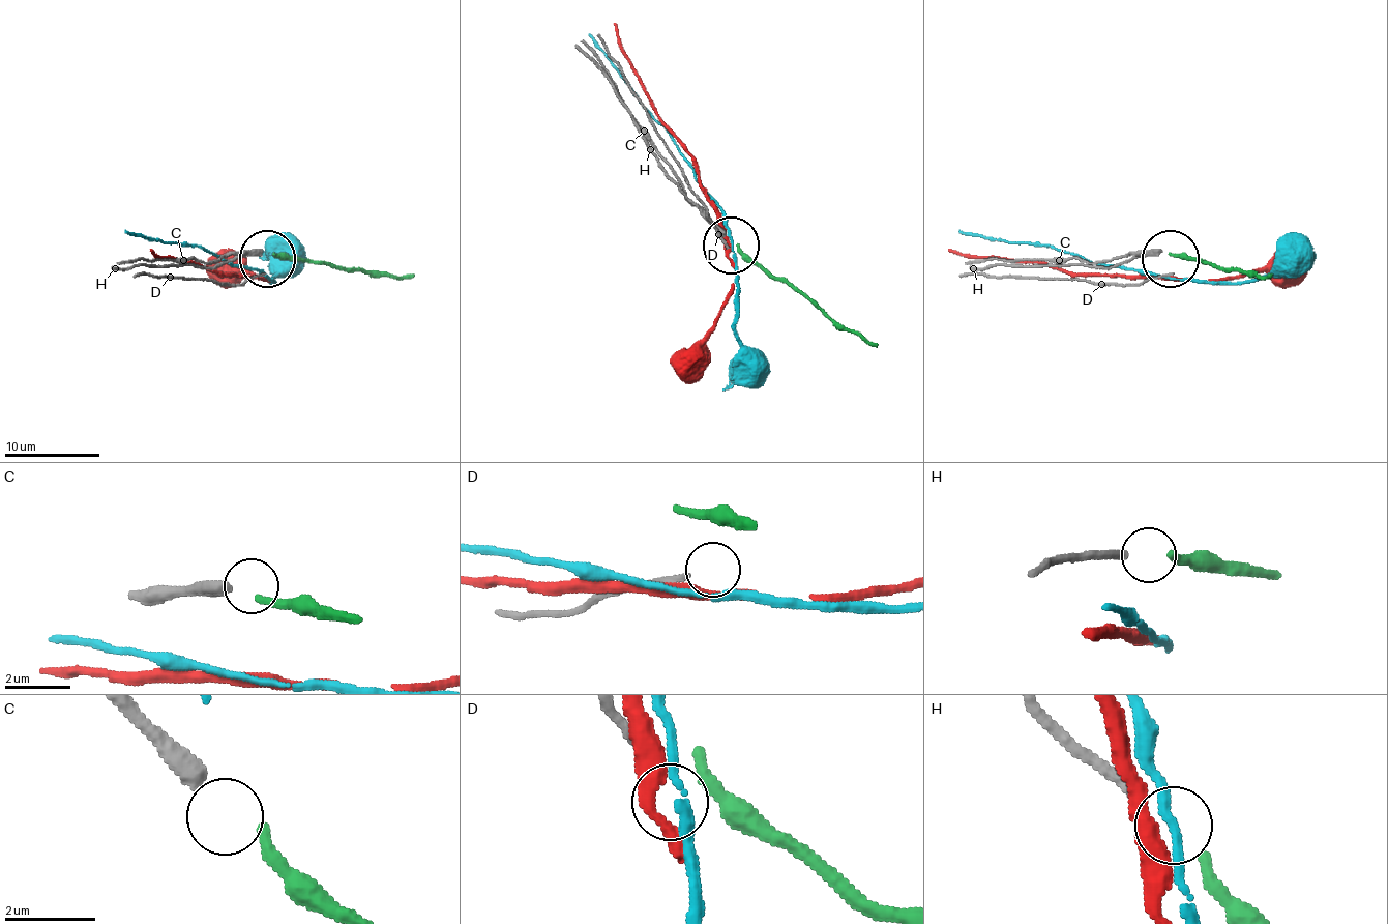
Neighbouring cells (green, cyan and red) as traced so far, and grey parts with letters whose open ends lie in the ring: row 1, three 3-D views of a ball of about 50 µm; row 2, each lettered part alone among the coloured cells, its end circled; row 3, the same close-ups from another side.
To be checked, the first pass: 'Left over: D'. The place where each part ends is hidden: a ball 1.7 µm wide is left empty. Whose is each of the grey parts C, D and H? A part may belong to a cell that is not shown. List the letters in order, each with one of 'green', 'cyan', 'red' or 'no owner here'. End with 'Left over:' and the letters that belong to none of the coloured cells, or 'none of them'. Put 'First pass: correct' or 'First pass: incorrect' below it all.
C: no owner here
D: no owner here
H: green
Left over: C, D
First pass: incorrect

